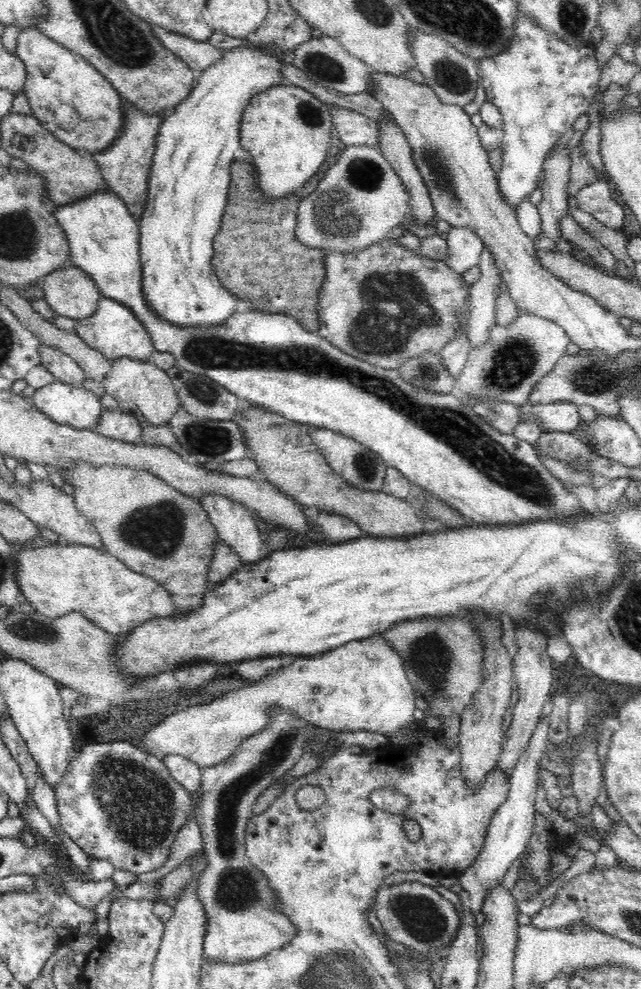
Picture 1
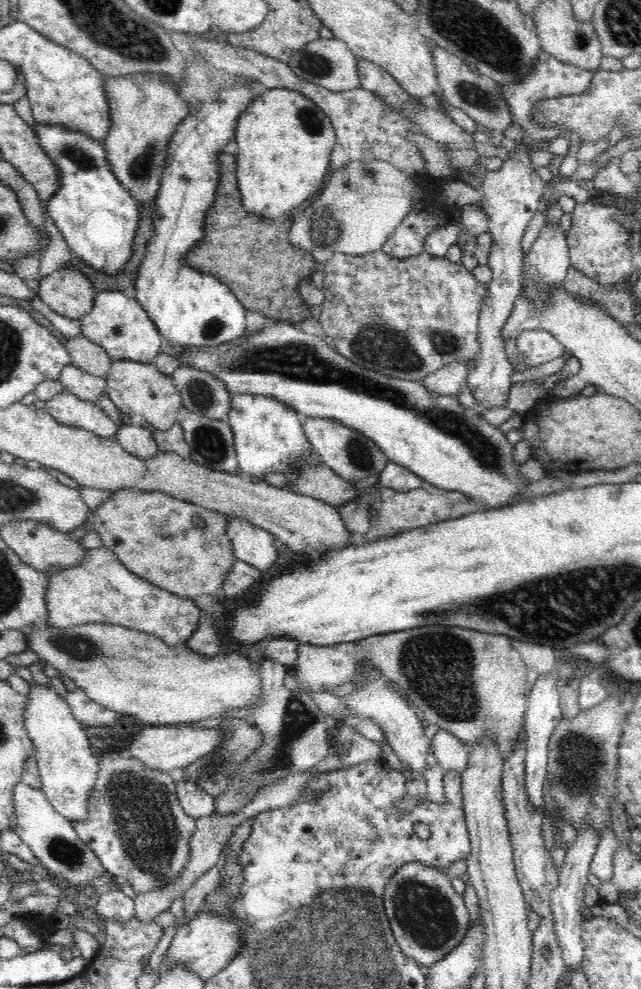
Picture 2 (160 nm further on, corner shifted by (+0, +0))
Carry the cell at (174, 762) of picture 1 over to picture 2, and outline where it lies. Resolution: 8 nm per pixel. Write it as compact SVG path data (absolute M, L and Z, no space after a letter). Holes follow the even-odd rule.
M180 780L176 784L176 790L180 804L188 816L198 819L214 812L214 797L198 788L195 782Z

